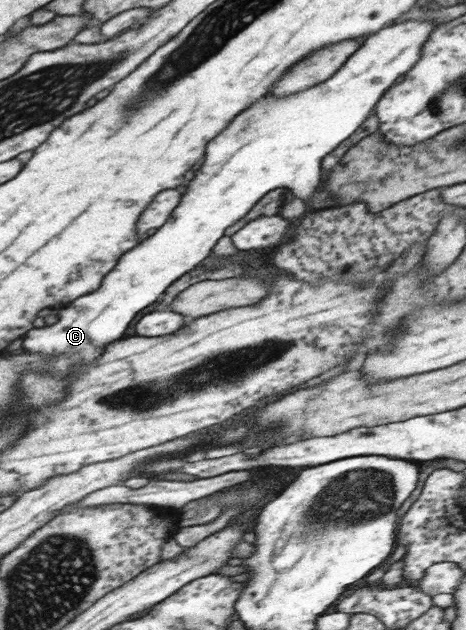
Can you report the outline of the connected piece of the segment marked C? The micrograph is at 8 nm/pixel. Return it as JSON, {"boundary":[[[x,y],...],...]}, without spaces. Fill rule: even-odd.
{"boundary":[[[407,20],[399,25],[391,25],[389,29],[381,29],[379,33],[373,33],[373,37],[367,37],[365,43],[347,59],[347,63],[344,63],[343,67],[340,67],[339,71],[327,81],[287,97],[275,97],[271,93],[271,97],[263,97],[261,101],[257,101],[257,105],[253,105],[247,113],[243,113],[237,121],[233,121],[233,127],[229,127],[221,137],[217,137],[211,143],[209,155],[206,155],[207,161],[196,171],[195,178],[188,183],[184,199],[176,209],[172,220],[163,228],[147,236],[137,248],[126,253],[116,269],[105,278],[101,289],[77,299],[71,307],[63,309],[61,321],[57,325],[45,327],[45,329],[33,329],[29,333],[29,337],[25,339],[27,351],[55,355],[55,361],[53,361],[53,371],[47,375],[35,373],[35,371],[25,373],[21,387],[23,387],[27,409],[19,409],[17,413],[21,415],[23,411],[27,413],[29,409],[45,407],[65,399],[67,395],[65,379],[69,375],[69,367],[73,369],[73,365],[91,363],[99,359],[105,353],[105,345],[123,339],[125,331],[129,331],[135,317],[147,307],[161,301],[161,297],[166,295],[176,281],[187,276],[189,272],[198,270],[203,265],[203,261],[211,257],[219,239],[227,235],[227,229],[233,227],[237,221],[241,221],[267,192],[285,188],[293,195],[297,195],[299,199],[305,199],[305,203],[311,207],[331,205],[329,193],[319,191],[321,159],[357,131],[373,111],[381,95],[389,87],[392,88],[399,77],[407,75],[407,71],[420,60],[424,45],[437,26],[437,22]]]}

